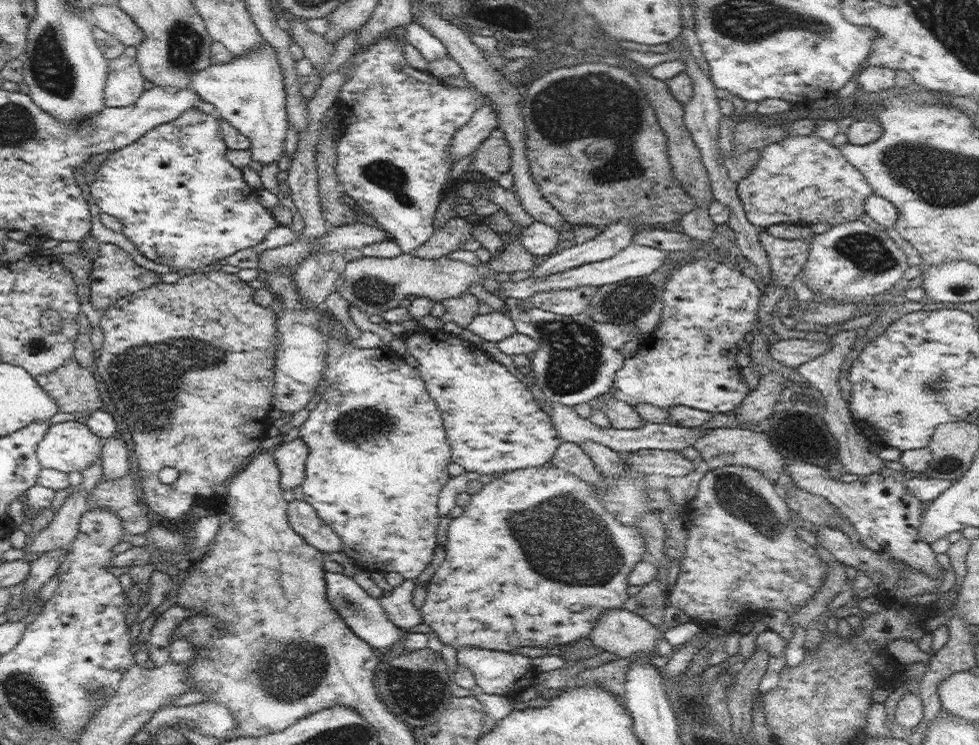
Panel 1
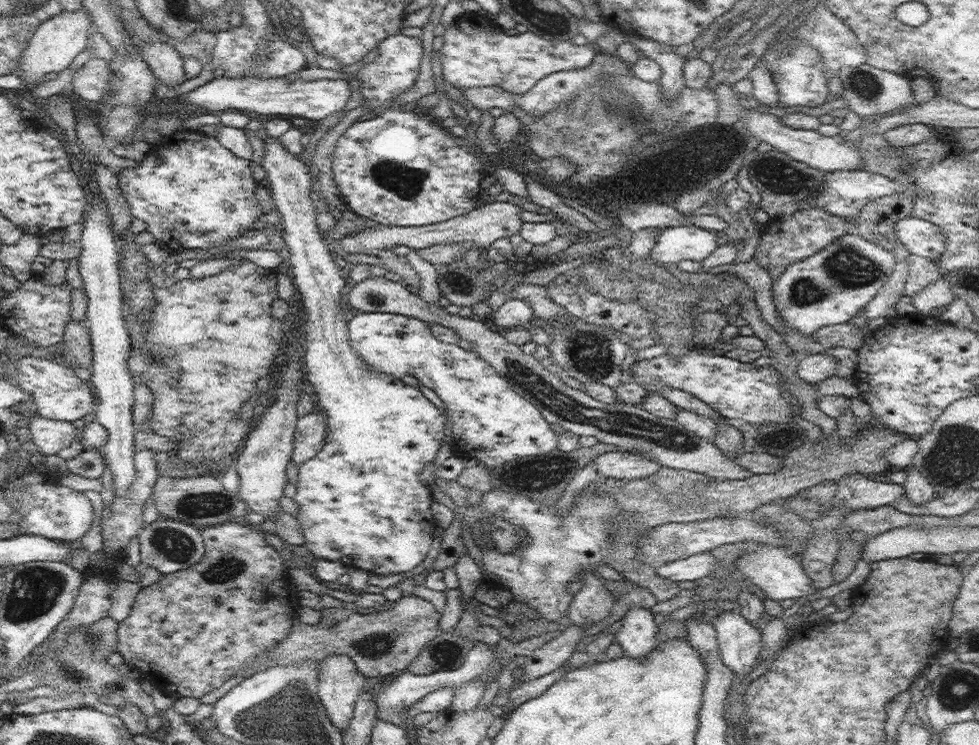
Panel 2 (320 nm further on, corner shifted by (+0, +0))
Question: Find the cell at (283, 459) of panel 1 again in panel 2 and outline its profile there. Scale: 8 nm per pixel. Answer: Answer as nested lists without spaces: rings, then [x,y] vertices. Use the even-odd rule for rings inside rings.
[[[312,411],[298,418],[294,436],[294,448],[291,460],[300,464],[314,458],[324,446],[326,437],[326,416],[322,411]]]

